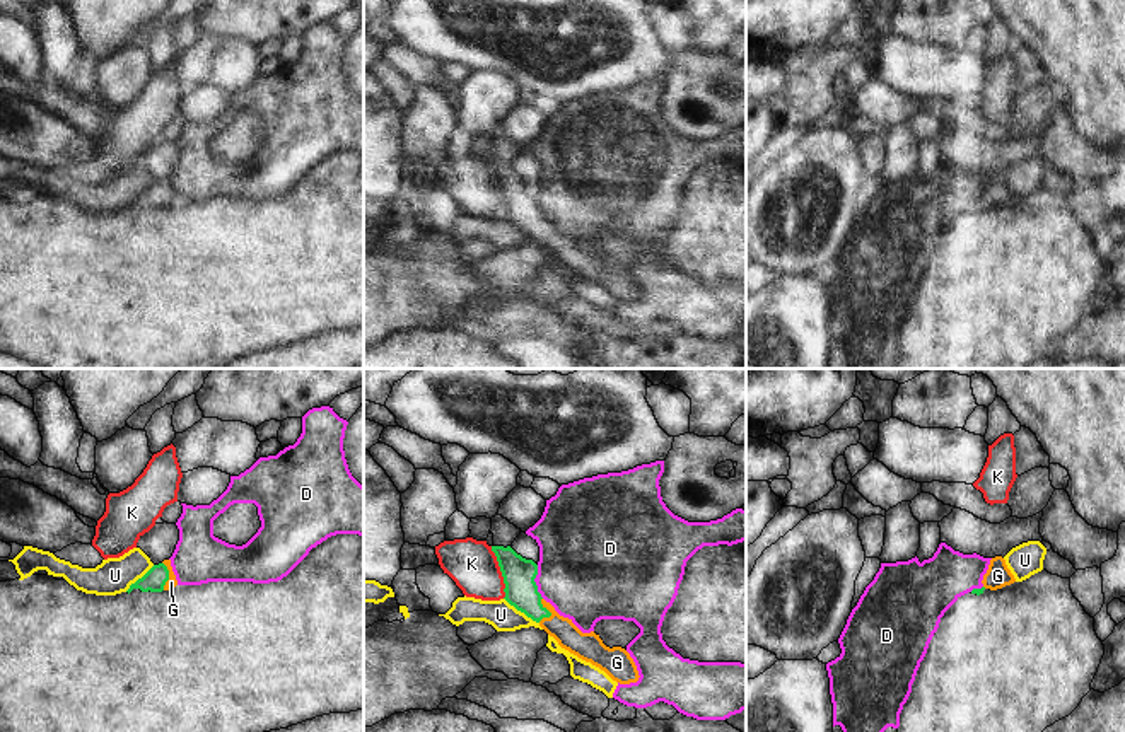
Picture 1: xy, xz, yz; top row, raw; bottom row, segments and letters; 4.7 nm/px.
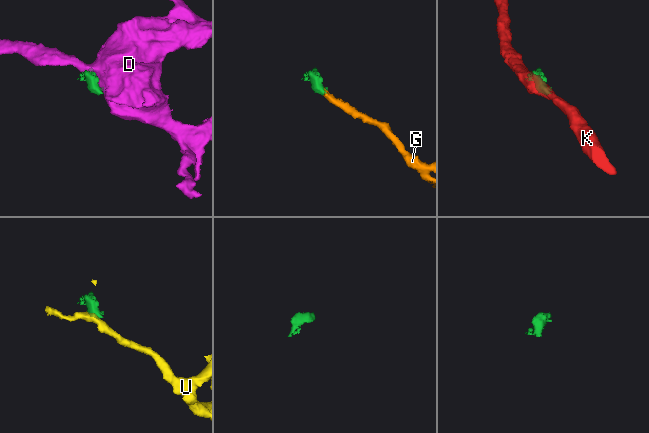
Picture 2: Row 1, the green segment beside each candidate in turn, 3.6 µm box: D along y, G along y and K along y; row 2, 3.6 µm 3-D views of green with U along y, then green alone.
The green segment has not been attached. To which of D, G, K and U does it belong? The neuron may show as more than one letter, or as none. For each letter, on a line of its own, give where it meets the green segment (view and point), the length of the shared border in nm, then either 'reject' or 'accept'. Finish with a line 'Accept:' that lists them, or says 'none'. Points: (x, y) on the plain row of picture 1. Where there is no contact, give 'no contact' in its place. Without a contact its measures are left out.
D: xz (535, 200) | 160 nm | reject
G: xz (550, 231) | 120 nm | accept
K: xz (501, 188) | 260 nm | reject
U: xz (521, 229) | 200 nm | reject
Accept: G

